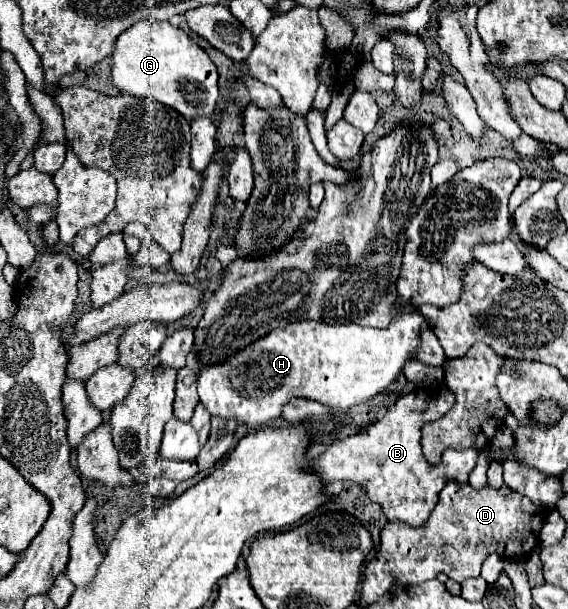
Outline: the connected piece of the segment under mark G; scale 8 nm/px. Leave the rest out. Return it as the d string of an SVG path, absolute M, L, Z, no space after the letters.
M146 18L126 30L112 54L112 84L132 96L154 98L180 112L188 122L196 116L212 118L218 104L218 70L208 54L170 22Z

